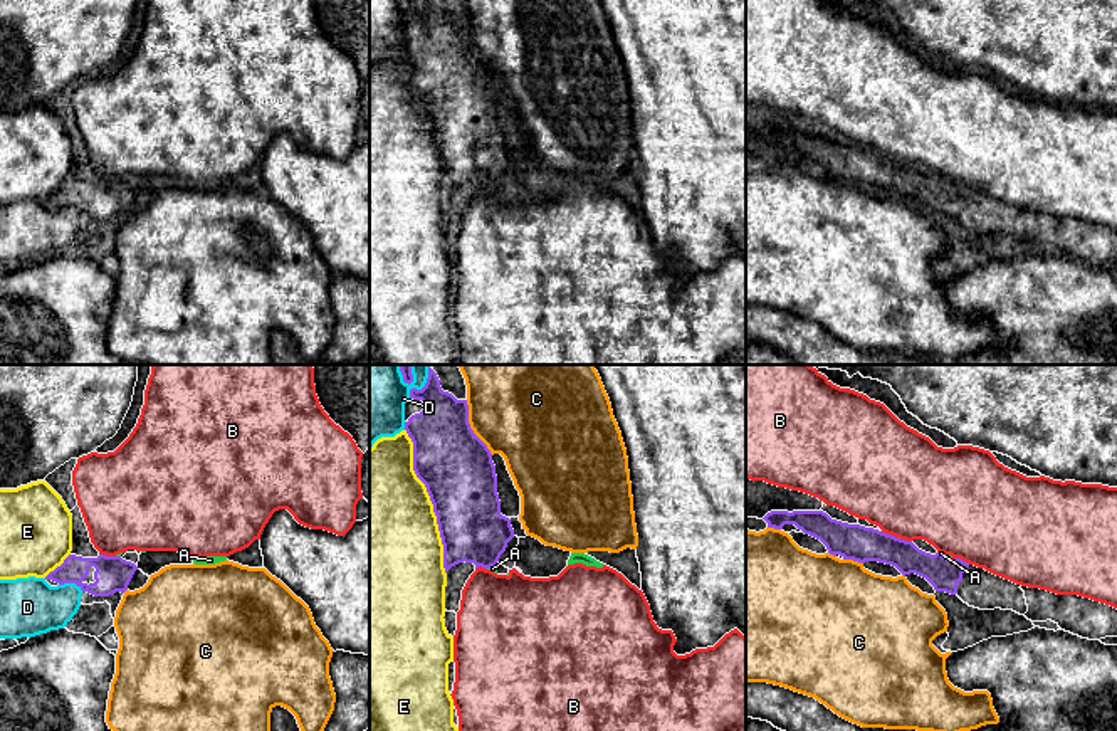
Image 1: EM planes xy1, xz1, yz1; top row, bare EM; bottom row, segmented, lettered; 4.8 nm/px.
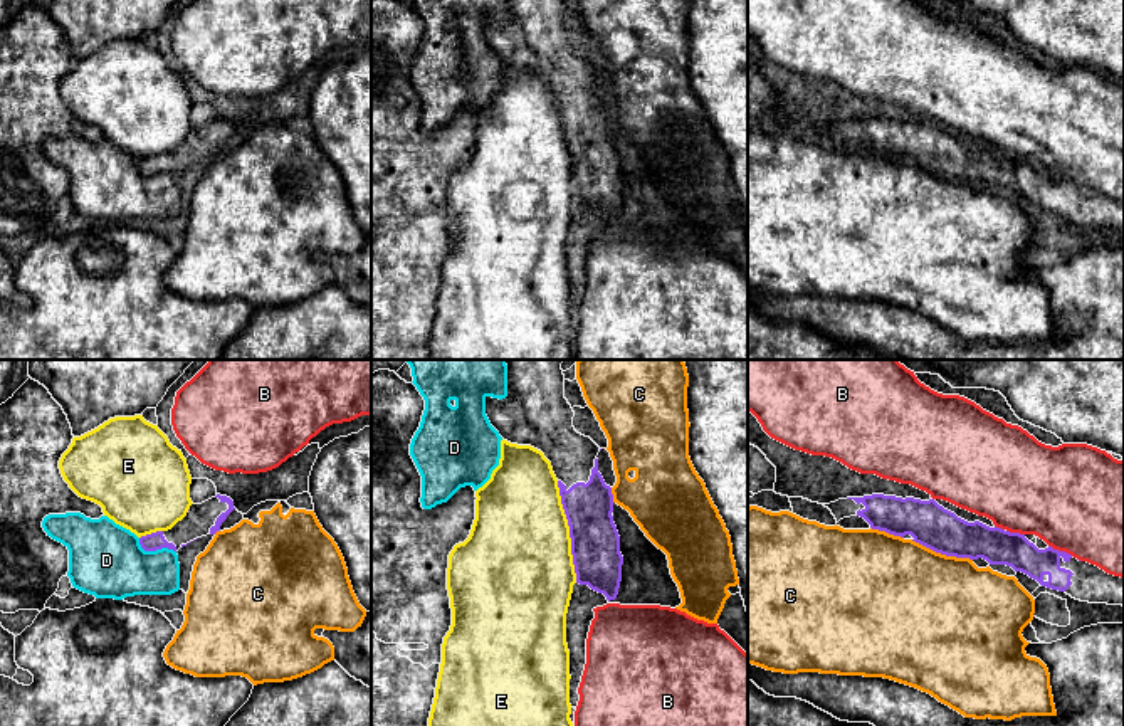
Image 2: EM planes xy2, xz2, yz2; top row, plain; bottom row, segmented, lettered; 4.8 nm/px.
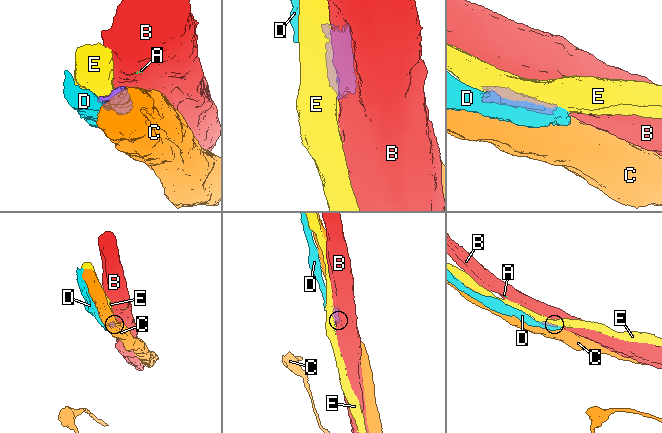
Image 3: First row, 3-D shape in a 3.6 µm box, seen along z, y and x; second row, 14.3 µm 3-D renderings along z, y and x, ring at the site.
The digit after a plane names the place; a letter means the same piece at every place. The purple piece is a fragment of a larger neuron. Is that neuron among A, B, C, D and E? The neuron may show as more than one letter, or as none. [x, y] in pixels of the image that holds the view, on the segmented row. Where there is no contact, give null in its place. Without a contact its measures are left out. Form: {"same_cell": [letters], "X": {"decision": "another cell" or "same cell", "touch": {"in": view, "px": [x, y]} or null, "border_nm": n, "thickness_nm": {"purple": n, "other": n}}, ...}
{"same_cell": [], "A": {"decision": "another cell", "touch": {"in": "yz1", "px": [946, 557]}, "border_nm": 70, "thickness_nm": {"purple": 160, "other": 20}}, "B": {"decision": "another cell", "touch": {"in": "yz1", "px": [894, 536]}, "border_nm": 160, "thickness_nm": {"purple": 170, "other": 480}}, "C": {"decision": "another cell", "touch": {"in": "yz2", "px": [941, 553]}, "border_nm": 320, "thickness_nm": {"purple": 200, "other": 500}}, "D": {"decision": "another cell", "touch": {"in": "xy2", "px": [155, 550]}, "border_nm": 200, "thickness_nm": {"purple": 90, "other": 360}}, "E": {"decision": "another cell", "touch": {"in": "xz1", "px": [430, 499]}, "border_nm": 700, "thickness_nm": {"purple": 360, "other": 500}}}

